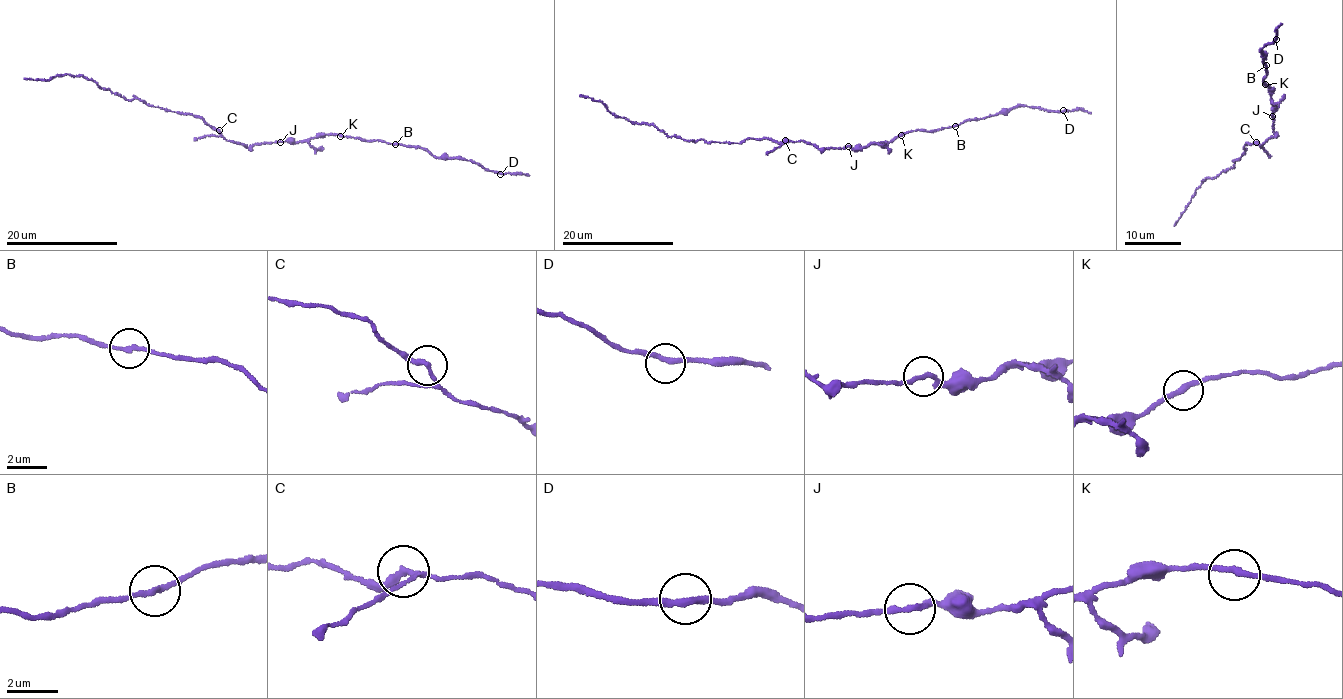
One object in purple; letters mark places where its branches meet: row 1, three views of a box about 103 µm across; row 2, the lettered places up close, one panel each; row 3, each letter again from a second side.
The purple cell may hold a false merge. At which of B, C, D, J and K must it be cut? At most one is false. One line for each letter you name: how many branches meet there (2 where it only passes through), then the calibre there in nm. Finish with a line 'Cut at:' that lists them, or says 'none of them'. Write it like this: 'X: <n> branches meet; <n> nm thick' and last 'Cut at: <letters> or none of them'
Cut at: none of them

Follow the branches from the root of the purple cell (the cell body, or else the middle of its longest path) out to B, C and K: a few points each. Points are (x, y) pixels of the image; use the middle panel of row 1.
B: (832, 148), (862, 149), (871, 144), (887, 144), (910, 131), (933, 132), (954, 126)
C: (832, 148), (786, 140)
K: (832, 148), (862, 149), (871, 144), (887, 144), (901, 135)

